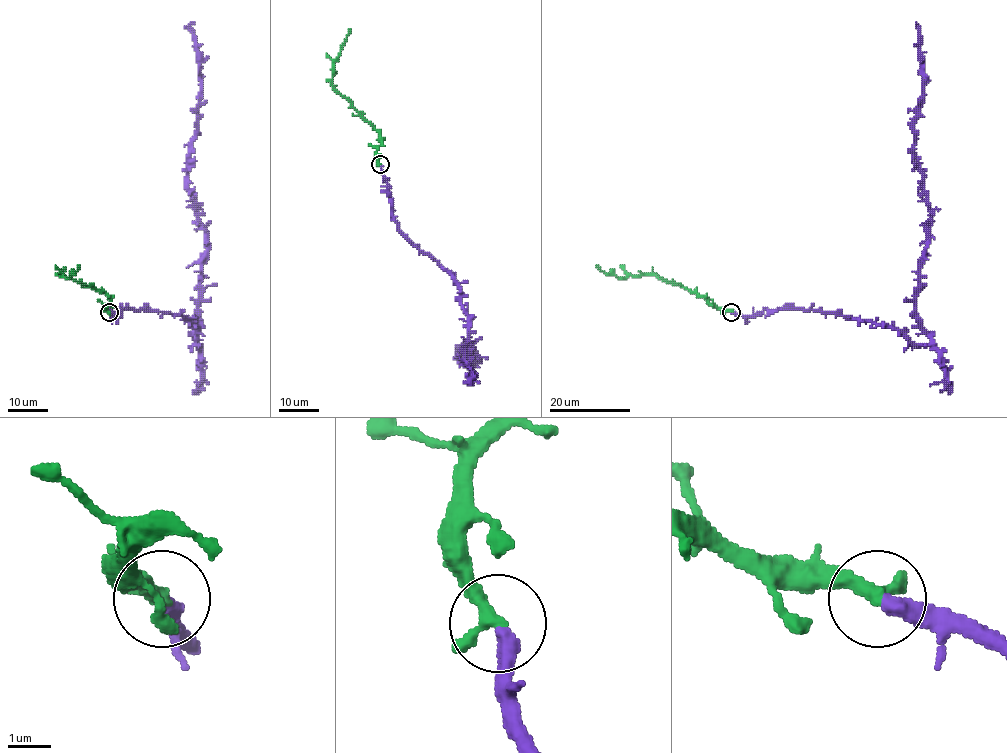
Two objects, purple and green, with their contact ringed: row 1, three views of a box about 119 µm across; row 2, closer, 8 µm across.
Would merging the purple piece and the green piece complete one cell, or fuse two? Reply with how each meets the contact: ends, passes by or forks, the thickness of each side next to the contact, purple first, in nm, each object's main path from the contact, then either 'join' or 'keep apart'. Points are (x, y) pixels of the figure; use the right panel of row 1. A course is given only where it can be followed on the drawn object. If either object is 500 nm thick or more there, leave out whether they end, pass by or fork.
purple ends | green passes by | 380/280 nm | purple via (731, 312), (827, 311), (929, 343), (916, 312), (929, 222), (914, 152), (922, 94), (916, 21) | green via (730, 312), (717, 309), (701, 297), (657, 276), (617, 278), (597, 266) | join

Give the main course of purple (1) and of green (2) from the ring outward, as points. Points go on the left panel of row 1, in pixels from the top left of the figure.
1: (109, 312), (164, 311), (198, 326), (198, 338), (194, 344), (206, 229), (188, 187), (200, 94), (195, 21)
2: (109, 312), (106, 309), (109, 297), (61, 275), (69, 278), (80, 266)

